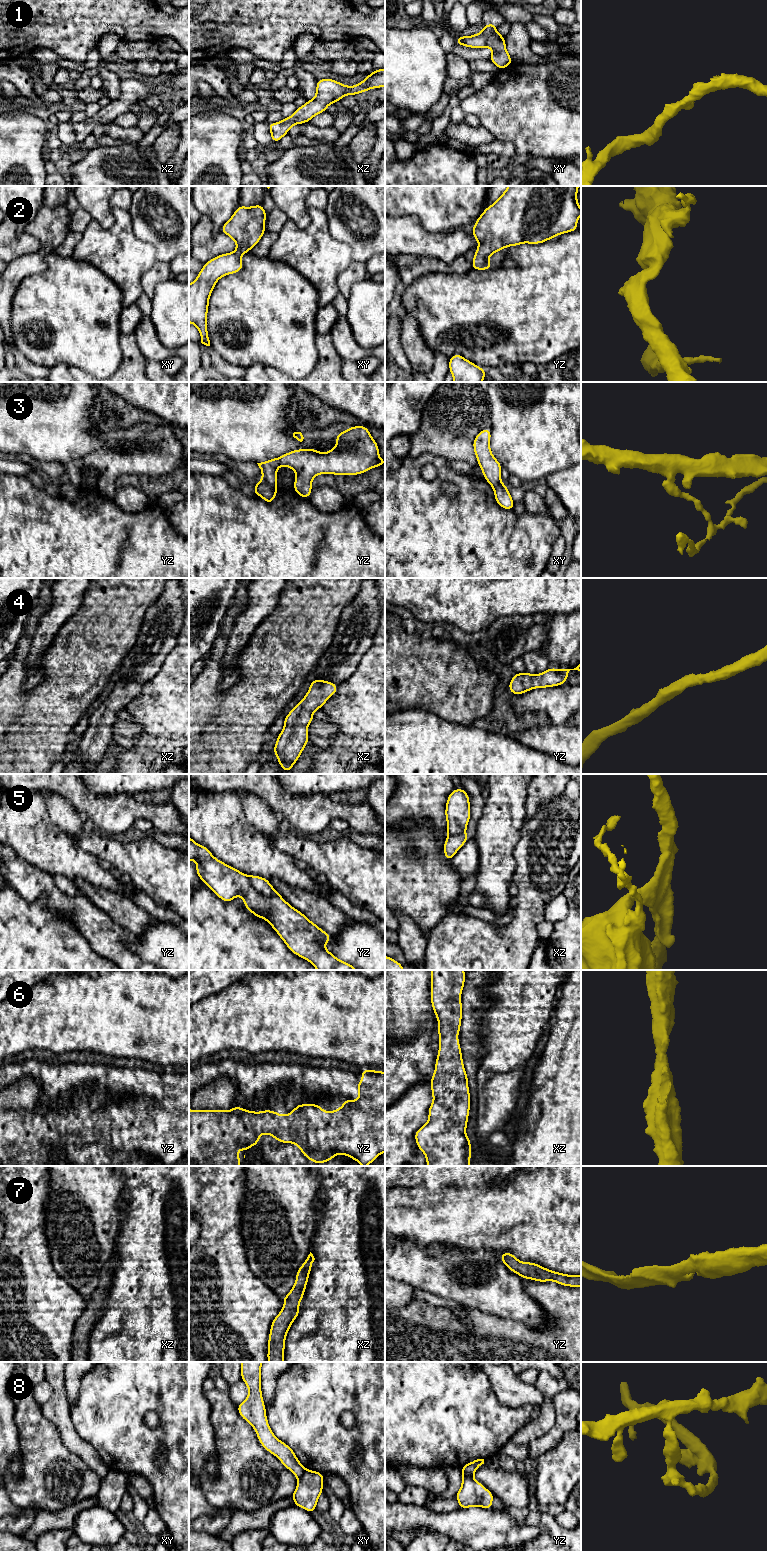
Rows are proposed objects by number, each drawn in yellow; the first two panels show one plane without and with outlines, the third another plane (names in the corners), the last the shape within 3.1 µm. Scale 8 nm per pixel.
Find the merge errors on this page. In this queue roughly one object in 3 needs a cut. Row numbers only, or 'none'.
3, 5, 8

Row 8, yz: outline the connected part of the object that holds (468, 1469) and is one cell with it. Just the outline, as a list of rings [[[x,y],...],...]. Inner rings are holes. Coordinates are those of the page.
[[[477,1459],[461,1467],[462,1475],[473,1475],[474,1472],[484,1464],[484,1459]]]

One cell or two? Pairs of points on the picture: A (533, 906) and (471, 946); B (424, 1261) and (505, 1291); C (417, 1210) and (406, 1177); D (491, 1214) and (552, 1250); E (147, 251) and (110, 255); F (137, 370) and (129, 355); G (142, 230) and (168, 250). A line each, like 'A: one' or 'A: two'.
A: one
B: one
C: two
D: one
E: one
F: one
G: one

